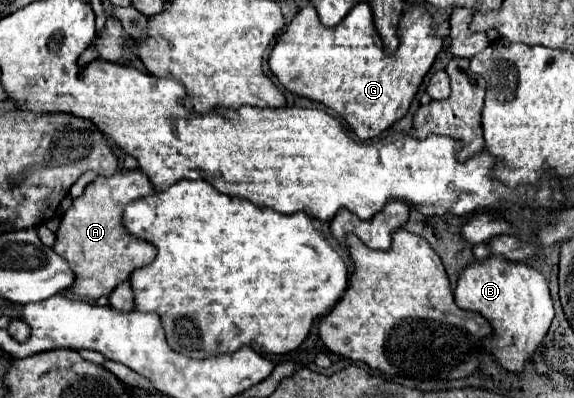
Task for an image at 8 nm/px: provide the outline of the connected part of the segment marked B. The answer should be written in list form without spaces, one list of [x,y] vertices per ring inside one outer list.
[[[495,256],[471,264],[461,272],[455,288],[455,304],[489,320],[493,328],[493,338],[485,340],[483,346],[505,370],[515,374],[523,372],[525,364],[545,338],[555,316],[545,276],[527,264]]]

